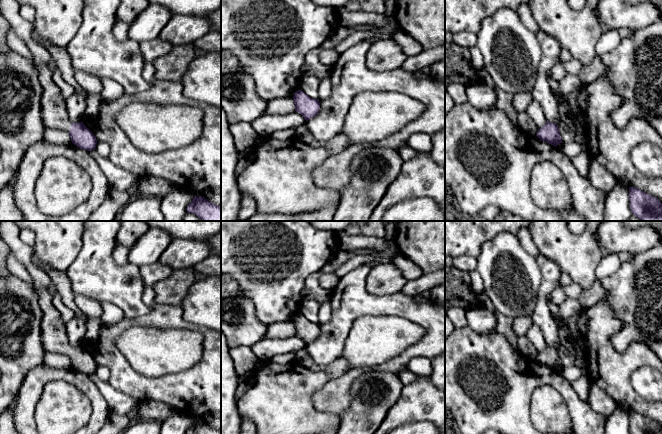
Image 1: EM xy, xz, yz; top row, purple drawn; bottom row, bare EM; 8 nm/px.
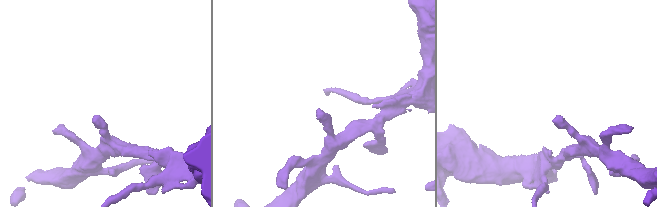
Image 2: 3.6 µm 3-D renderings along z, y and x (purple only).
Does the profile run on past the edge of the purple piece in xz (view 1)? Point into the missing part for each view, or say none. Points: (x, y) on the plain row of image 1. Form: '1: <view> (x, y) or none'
1: none

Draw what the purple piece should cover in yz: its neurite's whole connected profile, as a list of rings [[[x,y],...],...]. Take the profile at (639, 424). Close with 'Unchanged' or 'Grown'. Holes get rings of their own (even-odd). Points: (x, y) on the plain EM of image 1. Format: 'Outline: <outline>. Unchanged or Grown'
Outline: [[[629,411],[631,434],[662,434],[662,427],[636,411]]]. Unchanged

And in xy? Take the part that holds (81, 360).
Outline: [[[0,221],[1,238],[34,281],[43,313],[41,334],[45,351],[62,352],[69,358],[74,369],[87,375],[94,374],[97,368],[96,361],[83,346],[71,346],[61,313],[53,304],[53,295],[50,292],[52,280],[48,273],[33,262],[34,249],[20,239],[19,231],[20,228],[14,221]]]. Grown

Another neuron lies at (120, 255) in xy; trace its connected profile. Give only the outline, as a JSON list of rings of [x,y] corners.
[[[117,245],[113,252],[113,259],[117,265],[128,264],[129,250],[123,245]]]

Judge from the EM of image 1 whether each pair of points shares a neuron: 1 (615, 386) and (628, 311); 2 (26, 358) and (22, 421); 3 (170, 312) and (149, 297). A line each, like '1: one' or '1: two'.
1: two
2: two
3: two

